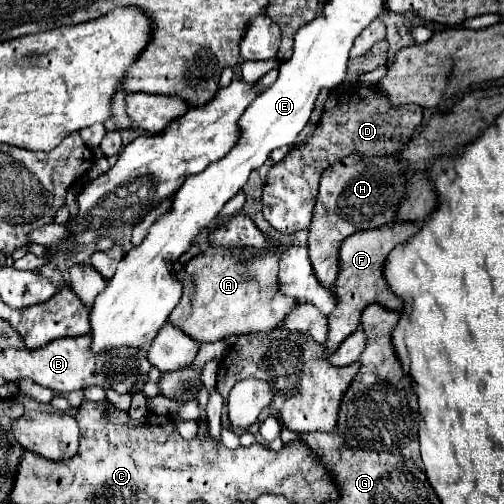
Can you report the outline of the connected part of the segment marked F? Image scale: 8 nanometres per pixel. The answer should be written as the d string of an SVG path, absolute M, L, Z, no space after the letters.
M393 222L393 224L381 226L381 228L375 228L375 230L357 232L343 242L343 246L339 250L341 270L339 270L339 278L335 282L337 306L329 314L329 338L325 342L325 352L323 352L325 358L329 358L331 352L335 352L339 348L339 344L359 328L359 316L363 314L365 306L377 302L389 310L403 308L403 302L397 300L397 296L391 292L391 288L387 288L387 280L383 276L383 262L387 260L389 252L397 244L405 244L419 230L421 230L419 222Z

